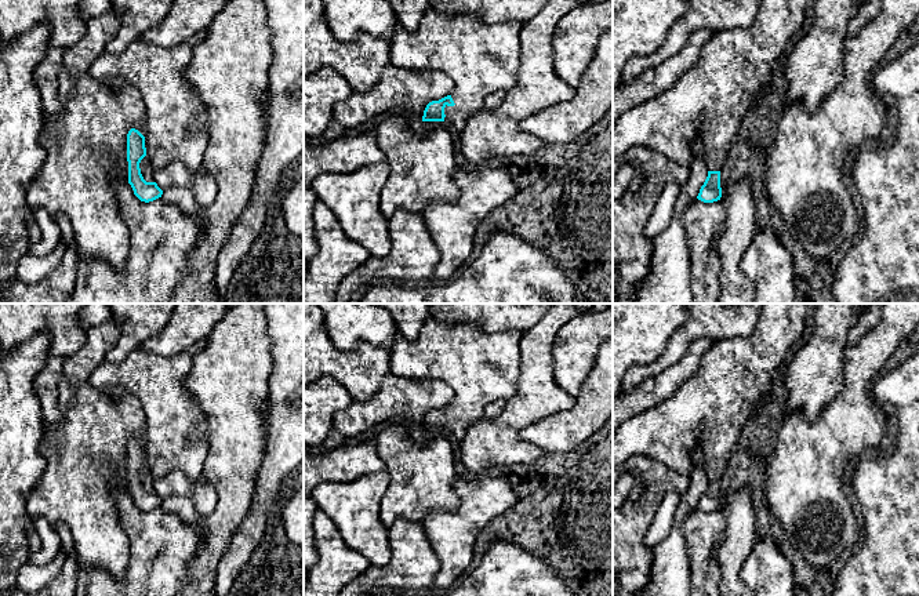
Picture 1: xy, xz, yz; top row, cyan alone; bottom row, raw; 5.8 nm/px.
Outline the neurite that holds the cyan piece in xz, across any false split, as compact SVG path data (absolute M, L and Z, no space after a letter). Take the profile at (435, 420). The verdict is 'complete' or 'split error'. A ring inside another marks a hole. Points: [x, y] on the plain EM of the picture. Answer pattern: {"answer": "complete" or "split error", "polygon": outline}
{"answer": "split error", "polygon": "M429 315L414 341L396 334L391 346L391 372L408 379L437 379L454 390L453 400L426 414L422 430L448 430L461 440L484 417L488 404L517 392L520 377L520 339L523 331L486 332L464 321L440 321Z"}

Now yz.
{"answer": "split error", "polygon": "M763 304L753 331L747 337L733 337L715 342L700 359L697 370L661 404L631 417L613 435L613 469L624 469L635 455L646 455L683 476L693 470L691 453L701 451L708 486L697 505L704 512L720 509L720 479L735 451L752 407L771 389L777 370L792 345L804 331L809 304Z"}

